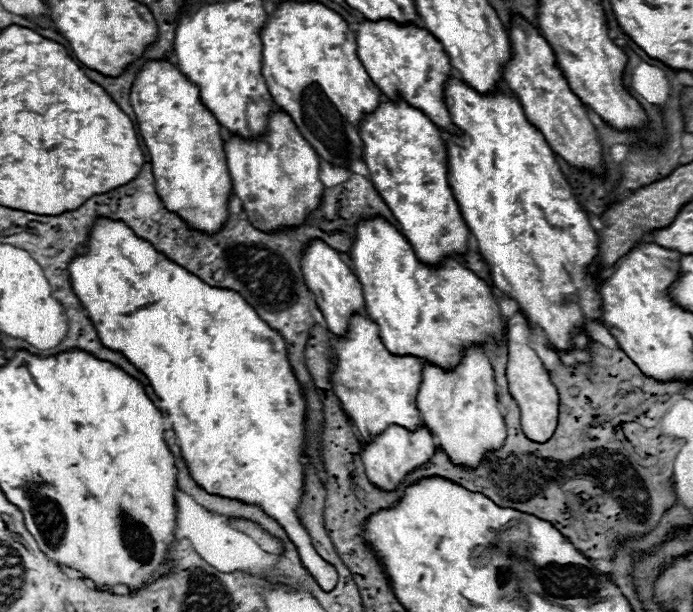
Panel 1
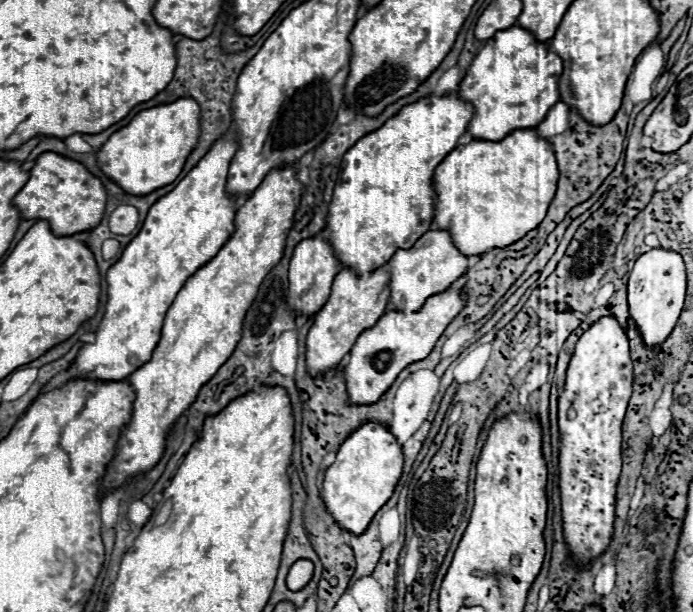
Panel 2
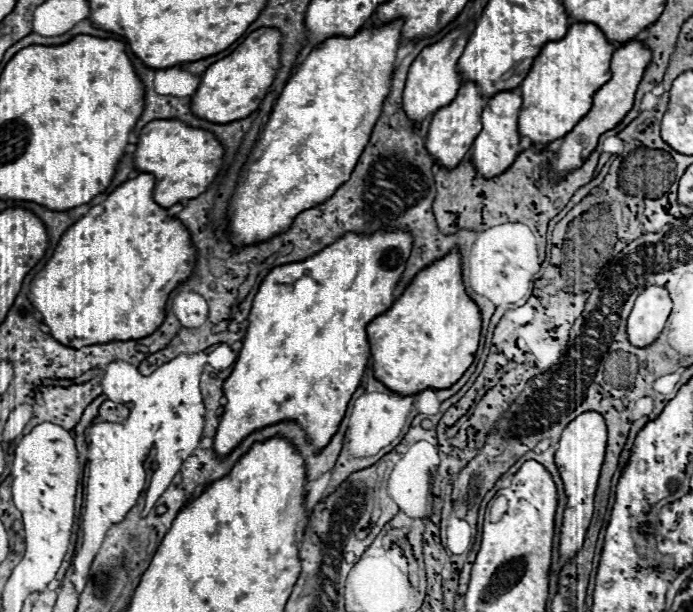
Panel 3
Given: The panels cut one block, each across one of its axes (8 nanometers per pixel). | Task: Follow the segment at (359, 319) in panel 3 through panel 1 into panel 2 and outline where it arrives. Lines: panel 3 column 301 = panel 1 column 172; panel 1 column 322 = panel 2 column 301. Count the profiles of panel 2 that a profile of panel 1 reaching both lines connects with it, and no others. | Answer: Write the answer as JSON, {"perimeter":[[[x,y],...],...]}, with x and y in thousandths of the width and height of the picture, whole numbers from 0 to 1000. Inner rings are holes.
{"perimeter":[[[447,915],[424,918],[421,928],[418,928],[418,961],[436,964],[436,958],[442,958],[447,951],[450,935],[453,935],[453,922]]]}

